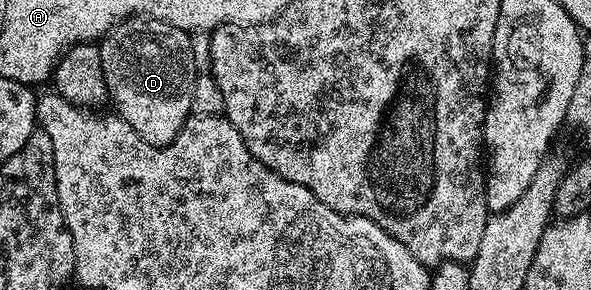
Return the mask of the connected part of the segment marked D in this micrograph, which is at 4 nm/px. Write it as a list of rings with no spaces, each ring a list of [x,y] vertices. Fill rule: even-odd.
[[[134,17],[112,27],[100,40],[103,77],[107,81],[109,99],[121,116],[147,145],[166,147],[191,118],[193,86],[199,74],[193,60],[190,32],[172,27],[158,19]]]

